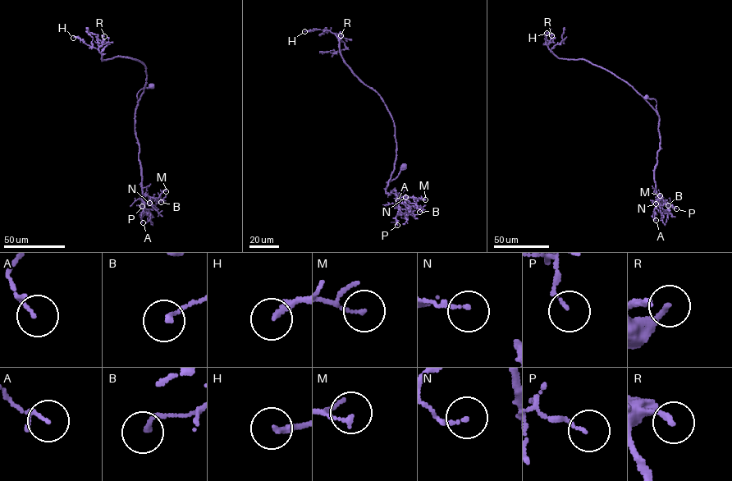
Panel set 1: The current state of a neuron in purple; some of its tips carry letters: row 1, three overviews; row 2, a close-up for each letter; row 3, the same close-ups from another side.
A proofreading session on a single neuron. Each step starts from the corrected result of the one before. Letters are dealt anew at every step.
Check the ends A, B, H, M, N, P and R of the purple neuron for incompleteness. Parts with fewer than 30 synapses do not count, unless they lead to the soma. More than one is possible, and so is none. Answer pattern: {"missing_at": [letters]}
{"missing_at": []}

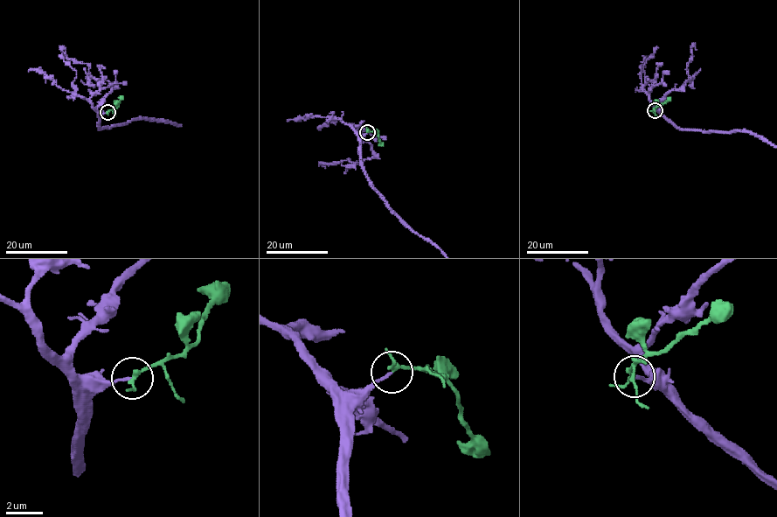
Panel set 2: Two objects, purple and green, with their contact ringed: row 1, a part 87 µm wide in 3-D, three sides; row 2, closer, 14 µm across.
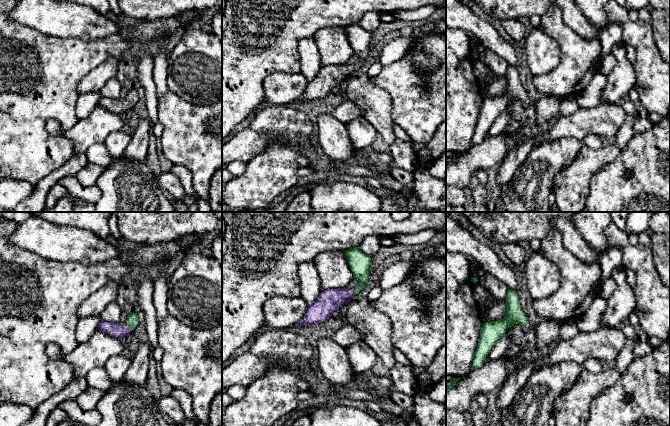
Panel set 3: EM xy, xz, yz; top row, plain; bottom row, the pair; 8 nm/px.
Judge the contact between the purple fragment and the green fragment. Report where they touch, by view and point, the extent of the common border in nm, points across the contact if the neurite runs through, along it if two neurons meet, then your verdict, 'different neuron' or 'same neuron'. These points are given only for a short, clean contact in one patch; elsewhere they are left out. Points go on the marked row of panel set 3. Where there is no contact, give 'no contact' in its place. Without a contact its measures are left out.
contact xy (129, 327); length 90 nm; way xy (118, 330), (129, 327), (133, 320); same neuron

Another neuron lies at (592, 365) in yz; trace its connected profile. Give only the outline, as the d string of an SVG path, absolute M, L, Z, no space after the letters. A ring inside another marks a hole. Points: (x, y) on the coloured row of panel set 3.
M594 358L587 359L582 365L591 373L599 373L603 369L603 362Z

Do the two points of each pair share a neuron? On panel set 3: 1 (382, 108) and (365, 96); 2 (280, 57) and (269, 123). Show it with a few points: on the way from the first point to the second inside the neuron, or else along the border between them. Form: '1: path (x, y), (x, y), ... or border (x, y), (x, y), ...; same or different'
1: path (378, 106), (369, 97); same
2: border (264, 105), (256, 111); different

